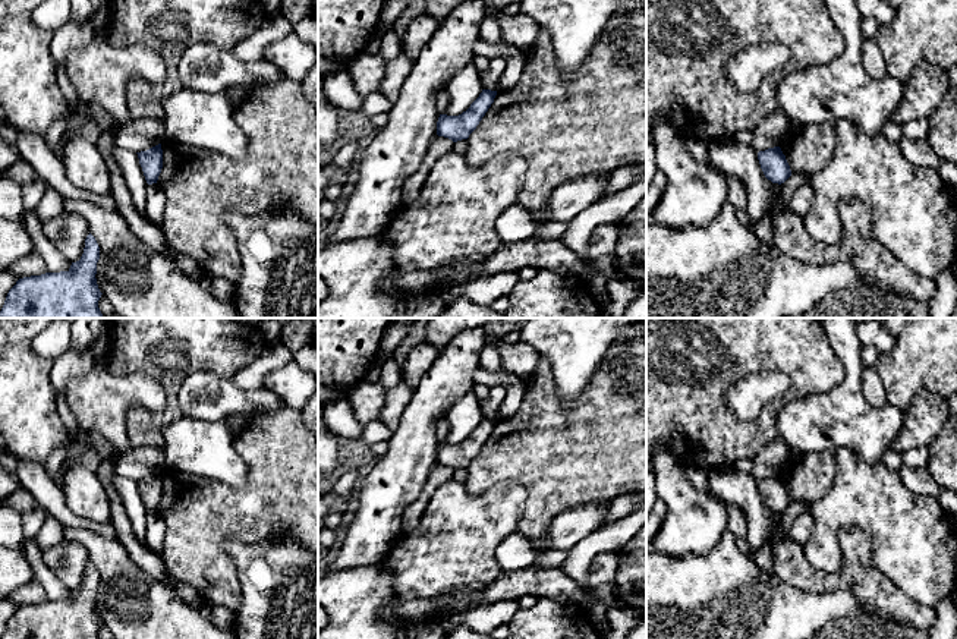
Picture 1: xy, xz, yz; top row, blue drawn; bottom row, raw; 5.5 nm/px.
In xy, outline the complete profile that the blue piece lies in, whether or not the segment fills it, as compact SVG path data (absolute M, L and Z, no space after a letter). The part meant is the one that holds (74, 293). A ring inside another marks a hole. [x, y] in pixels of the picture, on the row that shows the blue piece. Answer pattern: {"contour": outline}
{"contour": "M89 233L81 259L67 271L19 278L6 296L0 318L104 318L98 308L103 295L95 278L98 259L100 246Z"}

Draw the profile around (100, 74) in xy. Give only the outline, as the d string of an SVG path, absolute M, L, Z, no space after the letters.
M97 32L88 45L70 51L64 64L81 103L89 103L95 110L108 113L119 126L132 120L126 104L126 88L138 82L158 85L167 75L164 59L155 50L144 43L111 47L106 32Z

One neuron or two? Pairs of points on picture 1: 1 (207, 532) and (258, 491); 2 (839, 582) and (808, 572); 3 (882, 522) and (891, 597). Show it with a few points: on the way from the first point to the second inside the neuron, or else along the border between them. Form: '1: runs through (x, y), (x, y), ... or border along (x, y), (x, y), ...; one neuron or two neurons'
1: runs through (220, 519), (226, 513), (236, 513), (245, 504); one neuron
2: runs through (831, 582), (818, 582), (815, 579); one neuron
3: border along (887, 579), (918, 603); two neurons

